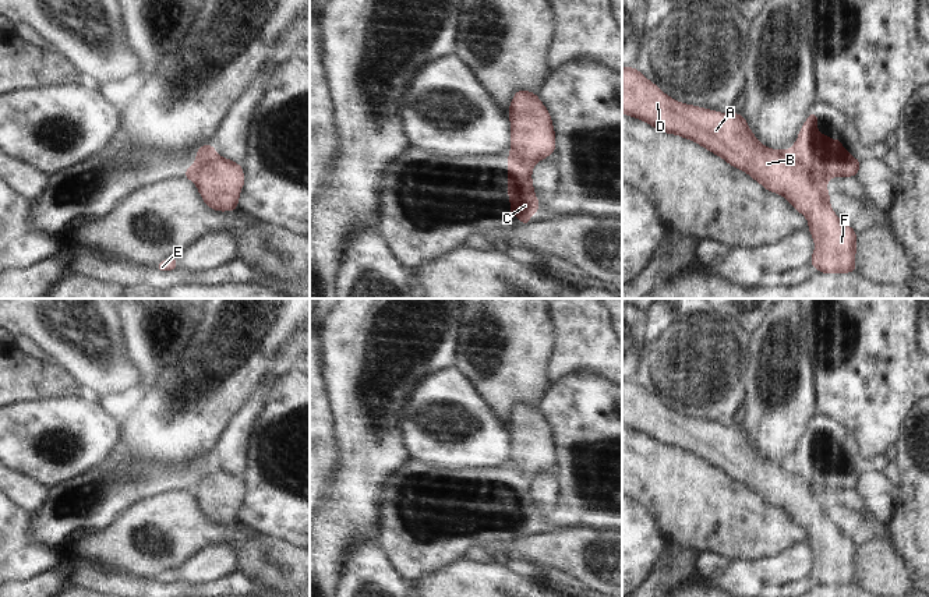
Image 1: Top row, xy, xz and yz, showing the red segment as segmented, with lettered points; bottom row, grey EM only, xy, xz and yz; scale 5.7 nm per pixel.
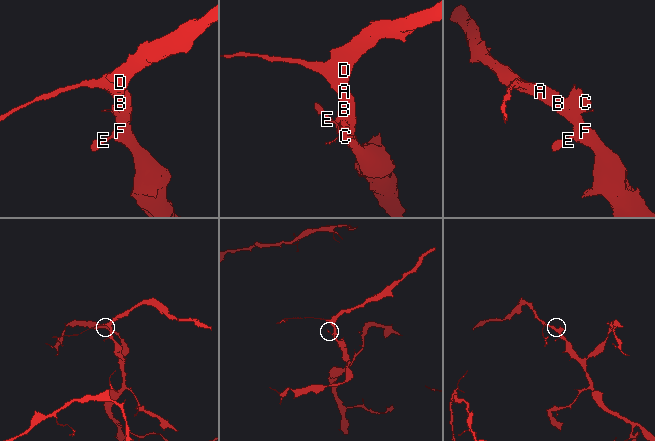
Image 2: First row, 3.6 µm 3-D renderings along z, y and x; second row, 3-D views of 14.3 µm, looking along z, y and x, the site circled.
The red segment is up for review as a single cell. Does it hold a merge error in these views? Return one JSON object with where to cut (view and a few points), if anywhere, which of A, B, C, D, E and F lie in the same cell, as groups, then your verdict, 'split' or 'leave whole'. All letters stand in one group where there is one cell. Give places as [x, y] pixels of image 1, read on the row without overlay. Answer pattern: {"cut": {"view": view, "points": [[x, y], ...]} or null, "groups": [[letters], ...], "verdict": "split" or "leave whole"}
{"cut": {"view": "yz", "points": [[788, 463], [806, 483], [809, 490], [823, 500]]}, "groups": [["A", "B", "D", "E", "F"], ["C"]], "verdict": "split"}

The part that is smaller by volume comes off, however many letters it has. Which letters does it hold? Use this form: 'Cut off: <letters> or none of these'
Cut off: C

